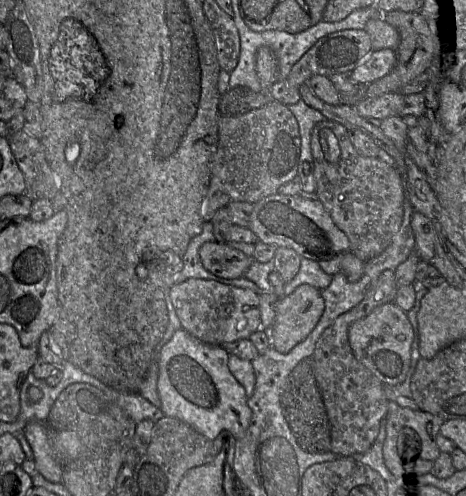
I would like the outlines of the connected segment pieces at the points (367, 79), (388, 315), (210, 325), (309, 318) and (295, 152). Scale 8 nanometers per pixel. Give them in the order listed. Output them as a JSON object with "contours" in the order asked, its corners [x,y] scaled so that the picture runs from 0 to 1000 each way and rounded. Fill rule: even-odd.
{"contours":[[[[830,97],[798,103],[779,127],[747,147],[747,161],[766,173],[785,173],[833,149],[848,129],[848,103]]],[[[843,609],[811,617],[788,637],[762,647],[749,661],[747,679],[749,679],[749,692],[751,692],[753,704],[764,724],[773,732],[777,732],[788,744],[792,744],[826,778],[845,780],[854,774],[861,774],[873,764],[876,756],[878,756],[878,762],[882,762],[888,742],[893,738],[893,732],[901,724],[901,714],[895,710],[897,685],[893,679],[893,669],[888,665],[888,659],[878,647],[871,629],[858,623],[856,619],[852,619],[852,615],[848,615]]],[[[406,560],[367,577],[363,597],[391,663],[448,696],[532,683],[560,661],[556,595],[536,583]]],[[[661,573],[642,575],[590,613],[590,643],[577,661],[579,700],[618,712],[676,661],[697,615],[689,585]]],[[[582,204],[571,214],[502,236],[472,234],[468,308],[436,403],[433,440],[451,446],[461,427],[498,405],[549,409],[597,391],[597,381],[637,357],[646,280],[635,238],[614,212]]]]}

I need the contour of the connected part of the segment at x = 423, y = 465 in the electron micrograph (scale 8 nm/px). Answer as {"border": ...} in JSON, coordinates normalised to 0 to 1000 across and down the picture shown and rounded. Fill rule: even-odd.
{"border":[[[835,808],[824,853],[826,889],[822,921],[828,940],[845,958],[888,958],[923,954],[925,938],[946,911],[936,897],[936,881],[957,845],[903,827],[863,821]]]}

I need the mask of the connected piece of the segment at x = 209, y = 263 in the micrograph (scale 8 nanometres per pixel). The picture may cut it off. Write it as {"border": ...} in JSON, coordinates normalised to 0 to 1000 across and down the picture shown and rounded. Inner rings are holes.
{"border":[[[451,486],[427,502],[429,524],[442,544],[487,563],[521,558],[543,528],[541,518],[485,490]]]}

